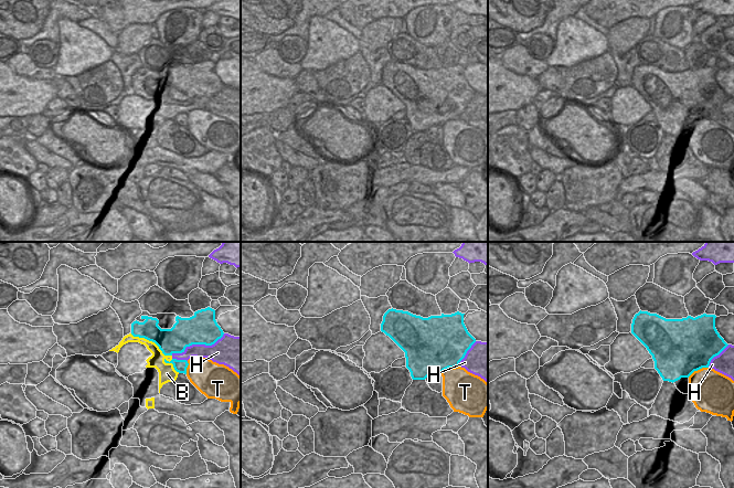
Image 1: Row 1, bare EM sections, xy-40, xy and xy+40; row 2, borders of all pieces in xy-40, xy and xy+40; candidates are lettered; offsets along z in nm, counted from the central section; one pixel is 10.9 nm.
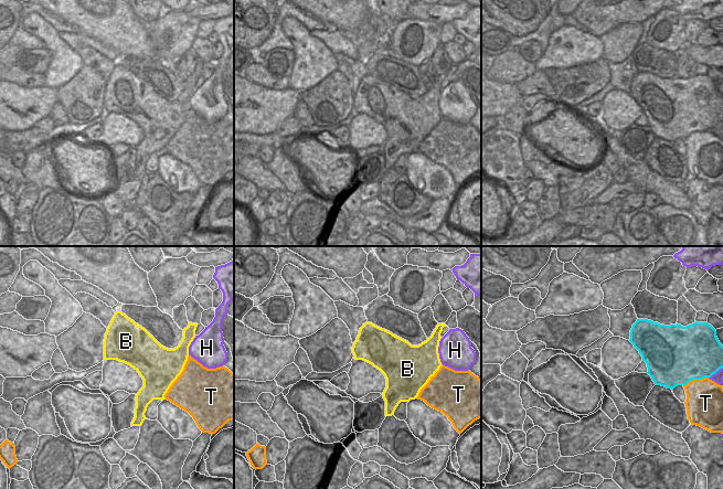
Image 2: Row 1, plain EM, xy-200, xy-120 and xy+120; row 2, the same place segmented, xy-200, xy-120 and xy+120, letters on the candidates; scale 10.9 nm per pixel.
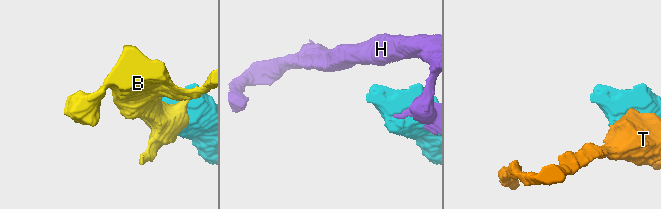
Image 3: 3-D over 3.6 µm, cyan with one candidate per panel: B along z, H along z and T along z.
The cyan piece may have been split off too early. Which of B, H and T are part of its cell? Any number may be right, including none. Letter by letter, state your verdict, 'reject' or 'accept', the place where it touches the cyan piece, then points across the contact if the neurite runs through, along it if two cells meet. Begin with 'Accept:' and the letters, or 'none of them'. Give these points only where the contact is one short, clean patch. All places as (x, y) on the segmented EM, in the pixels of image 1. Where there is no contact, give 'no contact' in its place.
Accept: B
B: accept | xy-40 (151, 340)
H: reject | xy-40 (198, 343)
T: reject | xy+40 (698, 369)

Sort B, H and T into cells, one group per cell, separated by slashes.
B / H / T

